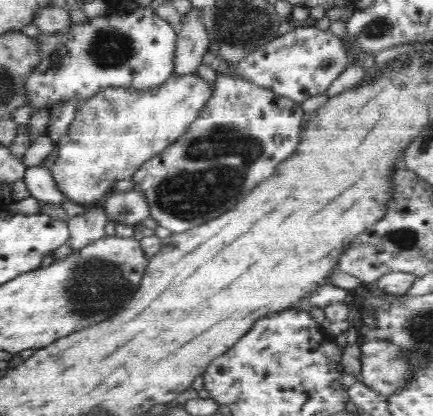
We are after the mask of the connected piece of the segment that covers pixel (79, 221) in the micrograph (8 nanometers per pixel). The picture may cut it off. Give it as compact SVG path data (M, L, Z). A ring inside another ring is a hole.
M102 198L102 200L83 207L82 210L69 217L69 241L73 250L78 250L89 242L106 236L104 226L108 222L108 217L105 213L105 202L105 198Z

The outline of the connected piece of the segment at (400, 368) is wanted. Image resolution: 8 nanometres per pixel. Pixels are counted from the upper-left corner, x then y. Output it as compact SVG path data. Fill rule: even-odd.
M372 341L361 343L359 381L388 399L408 376L406 363L402 361L394 343Z

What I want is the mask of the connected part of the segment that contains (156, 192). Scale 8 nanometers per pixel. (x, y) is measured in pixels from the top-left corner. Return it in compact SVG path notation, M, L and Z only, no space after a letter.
M218 74L213 97L205 109L180 138L140 165L132 176L133 189L142 193L149 207L149 217L157 226L170 230L171 234L188 233L232 210L264 178L274 176L278 164L296 154L307 118L302 103L286 95L258 86L251 78Z

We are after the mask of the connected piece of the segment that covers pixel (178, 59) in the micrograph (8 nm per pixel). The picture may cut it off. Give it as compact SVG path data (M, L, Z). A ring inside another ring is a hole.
M193 10L186 15L177 37L173 75L179 77L194 74L202 65L203 56L209 47L208 35Z

